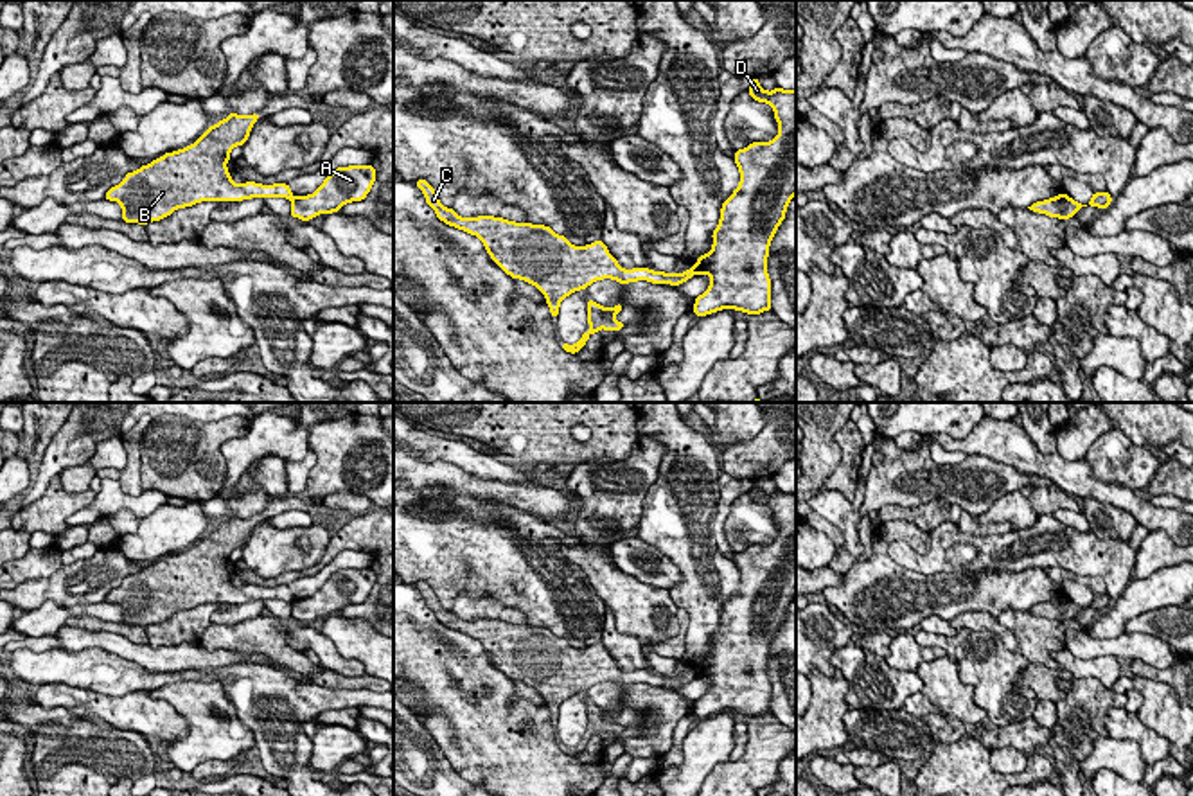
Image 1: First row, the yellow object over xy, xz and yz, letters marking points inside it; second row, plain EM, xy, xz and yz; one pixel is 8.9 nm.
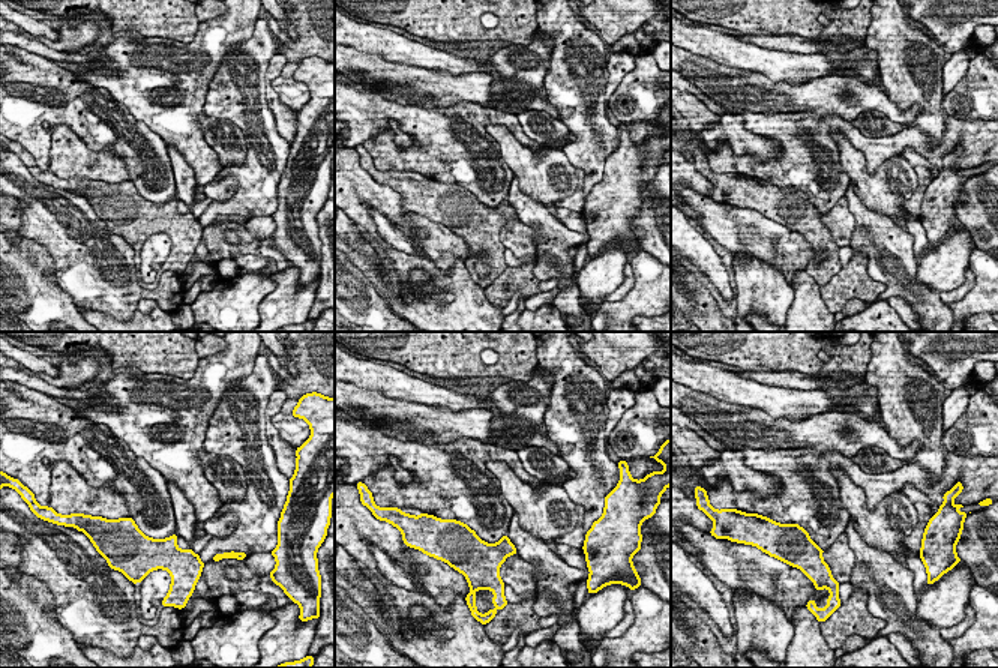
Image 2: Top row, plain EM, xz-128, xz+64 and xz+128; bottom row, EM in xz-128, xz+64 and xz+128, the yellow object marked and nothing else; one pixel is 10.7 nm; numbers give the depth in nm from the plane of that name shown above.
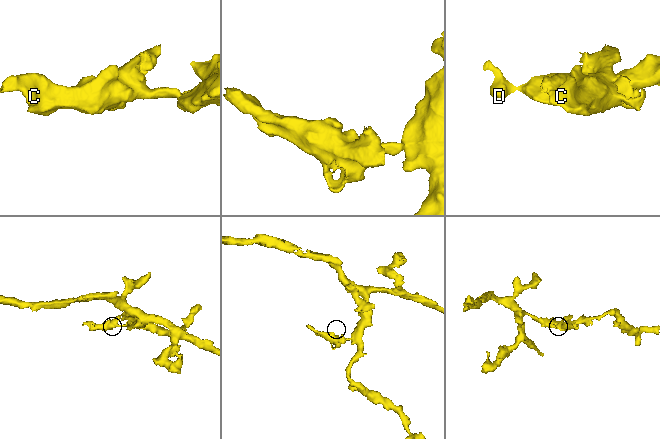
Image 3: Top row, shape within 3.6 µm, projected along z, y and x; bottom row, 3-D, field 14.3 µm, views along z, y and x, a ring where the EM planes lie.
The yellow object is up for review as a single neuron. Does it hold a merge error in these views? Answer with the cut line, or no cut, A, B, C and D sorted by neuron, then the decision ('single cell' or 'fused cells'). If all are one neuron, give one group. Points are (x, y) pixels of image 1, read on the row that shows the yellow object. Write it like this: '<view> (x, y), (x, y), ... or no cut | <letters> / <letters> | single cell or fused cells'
xz (692, 266), (698, 272) | A D / B C | fused cells

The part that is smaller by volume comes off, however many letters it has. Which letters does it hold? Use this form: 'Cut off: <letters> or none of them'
Cut off: B, C

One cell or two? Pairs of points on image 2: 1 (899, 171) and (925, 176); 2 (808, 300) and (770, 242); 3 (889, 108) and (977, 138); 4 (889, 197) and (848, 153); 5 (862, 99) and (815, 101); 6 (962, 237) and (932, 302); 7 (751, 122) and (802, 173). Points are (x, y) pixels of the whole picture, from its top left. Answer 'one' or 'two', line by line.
1: two
2: two
3: two
4: one
5: one
6: two
7: one

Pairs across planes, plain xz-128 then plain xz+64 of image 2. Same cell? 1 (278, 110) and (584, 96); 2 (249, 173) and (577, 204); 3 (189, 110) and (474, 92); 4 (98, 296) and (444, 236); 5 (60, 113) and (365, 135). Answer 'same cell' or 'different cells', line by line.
1: different cells
2: different cells
3: different cells
4: different cells
5: same cell

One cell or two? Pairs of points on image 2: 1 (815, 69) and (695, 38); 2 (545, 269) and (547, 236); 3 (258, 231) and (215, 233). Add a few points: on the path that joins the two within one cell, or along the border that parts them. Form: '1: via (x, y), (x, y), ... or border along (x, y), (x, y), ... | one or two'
1: via (785, 66), (725, 50) | one
2: via (547, 261), (547, 243) | one
3: border along (246, 221), (246, 228), (255, 237), (269, 237) | two

